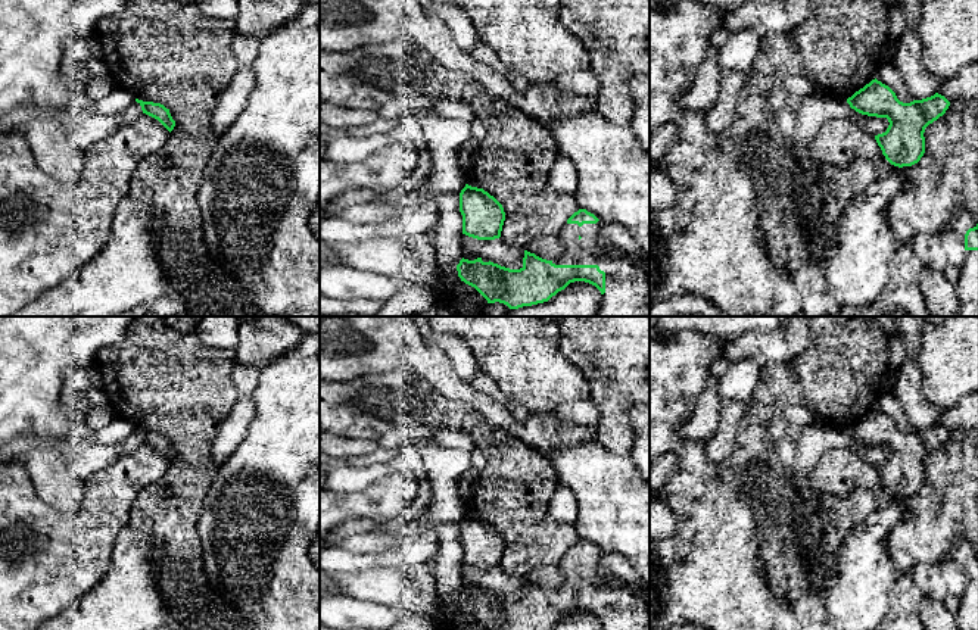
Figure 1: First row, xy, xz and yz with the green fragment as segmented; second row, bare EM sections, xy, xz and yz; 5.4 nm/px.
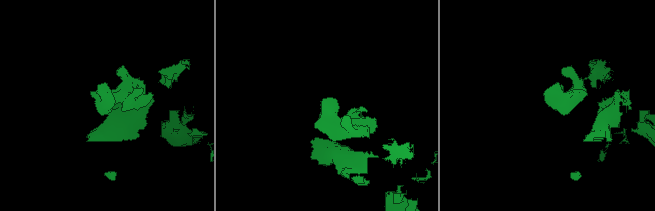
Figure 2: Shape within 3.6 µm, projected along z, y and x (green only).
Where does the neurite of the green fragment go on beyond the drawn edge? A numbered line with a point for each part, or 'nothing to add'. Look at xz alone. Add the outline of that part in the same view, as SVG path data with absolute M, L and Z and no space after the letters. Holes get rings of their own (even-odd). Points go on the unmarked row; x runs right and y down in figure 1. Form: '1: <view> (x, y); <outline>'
1: xz (623, 611); M601 552L564 553L558 561L561 583L555 595L598 595L605 602L601 630L650 630L650 608L617 577L599 573Z

